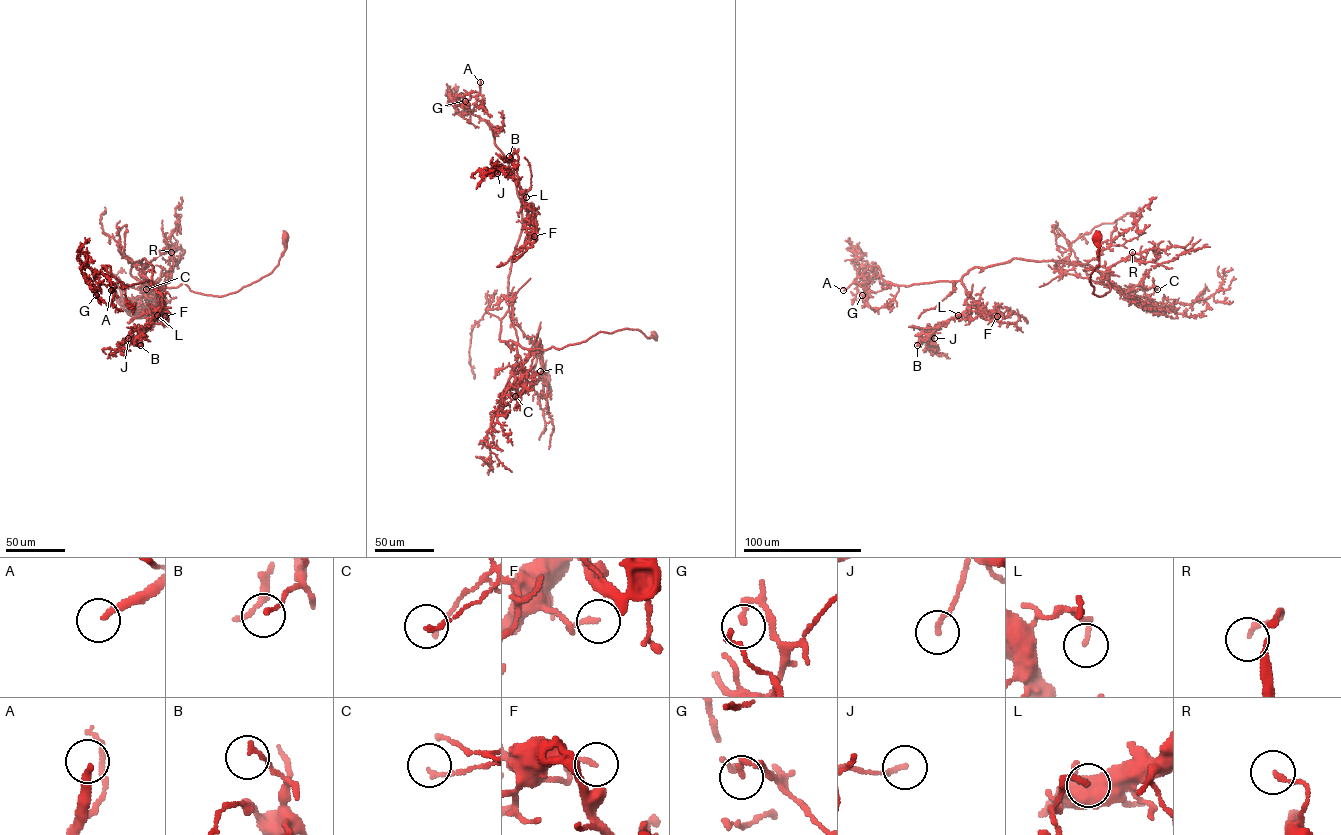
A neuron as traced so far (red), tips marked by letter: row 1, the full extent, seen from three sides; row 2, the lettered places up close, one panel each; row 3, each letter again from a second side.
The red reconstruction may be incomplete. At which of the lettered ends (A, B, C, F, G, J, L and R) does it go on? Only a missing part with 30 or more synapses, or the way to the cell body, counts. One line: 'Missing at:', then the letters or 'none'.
Missing at: A

